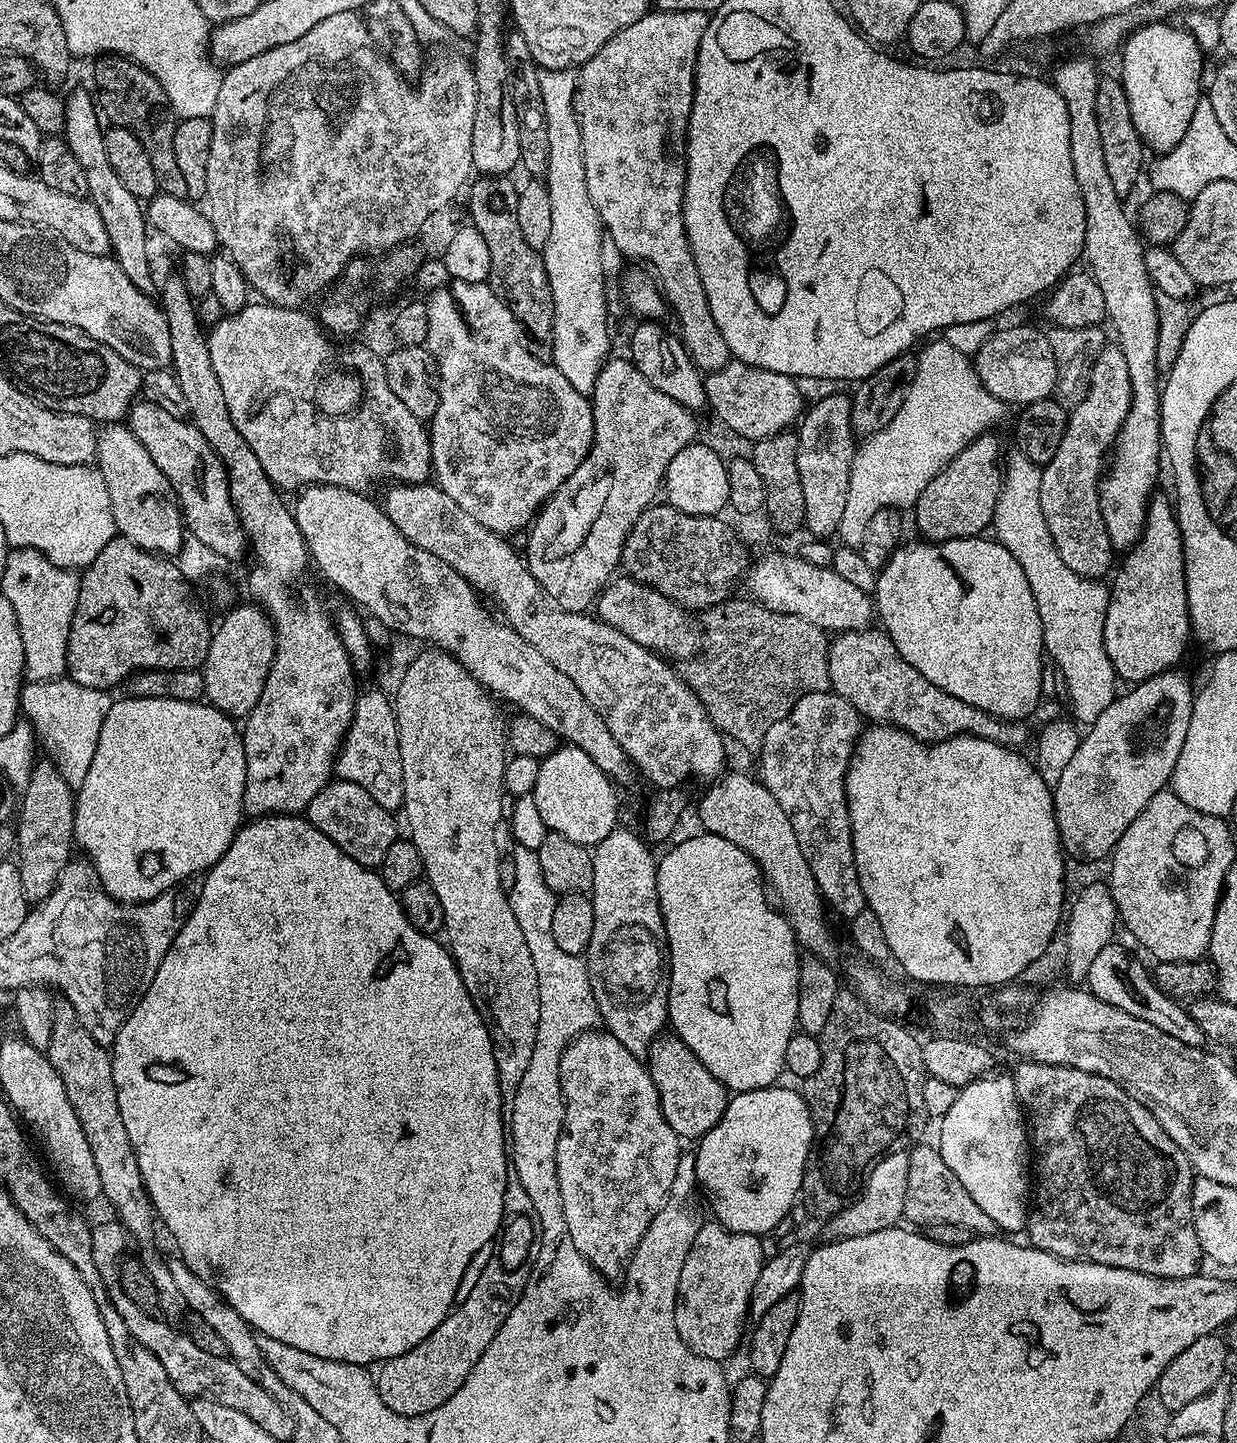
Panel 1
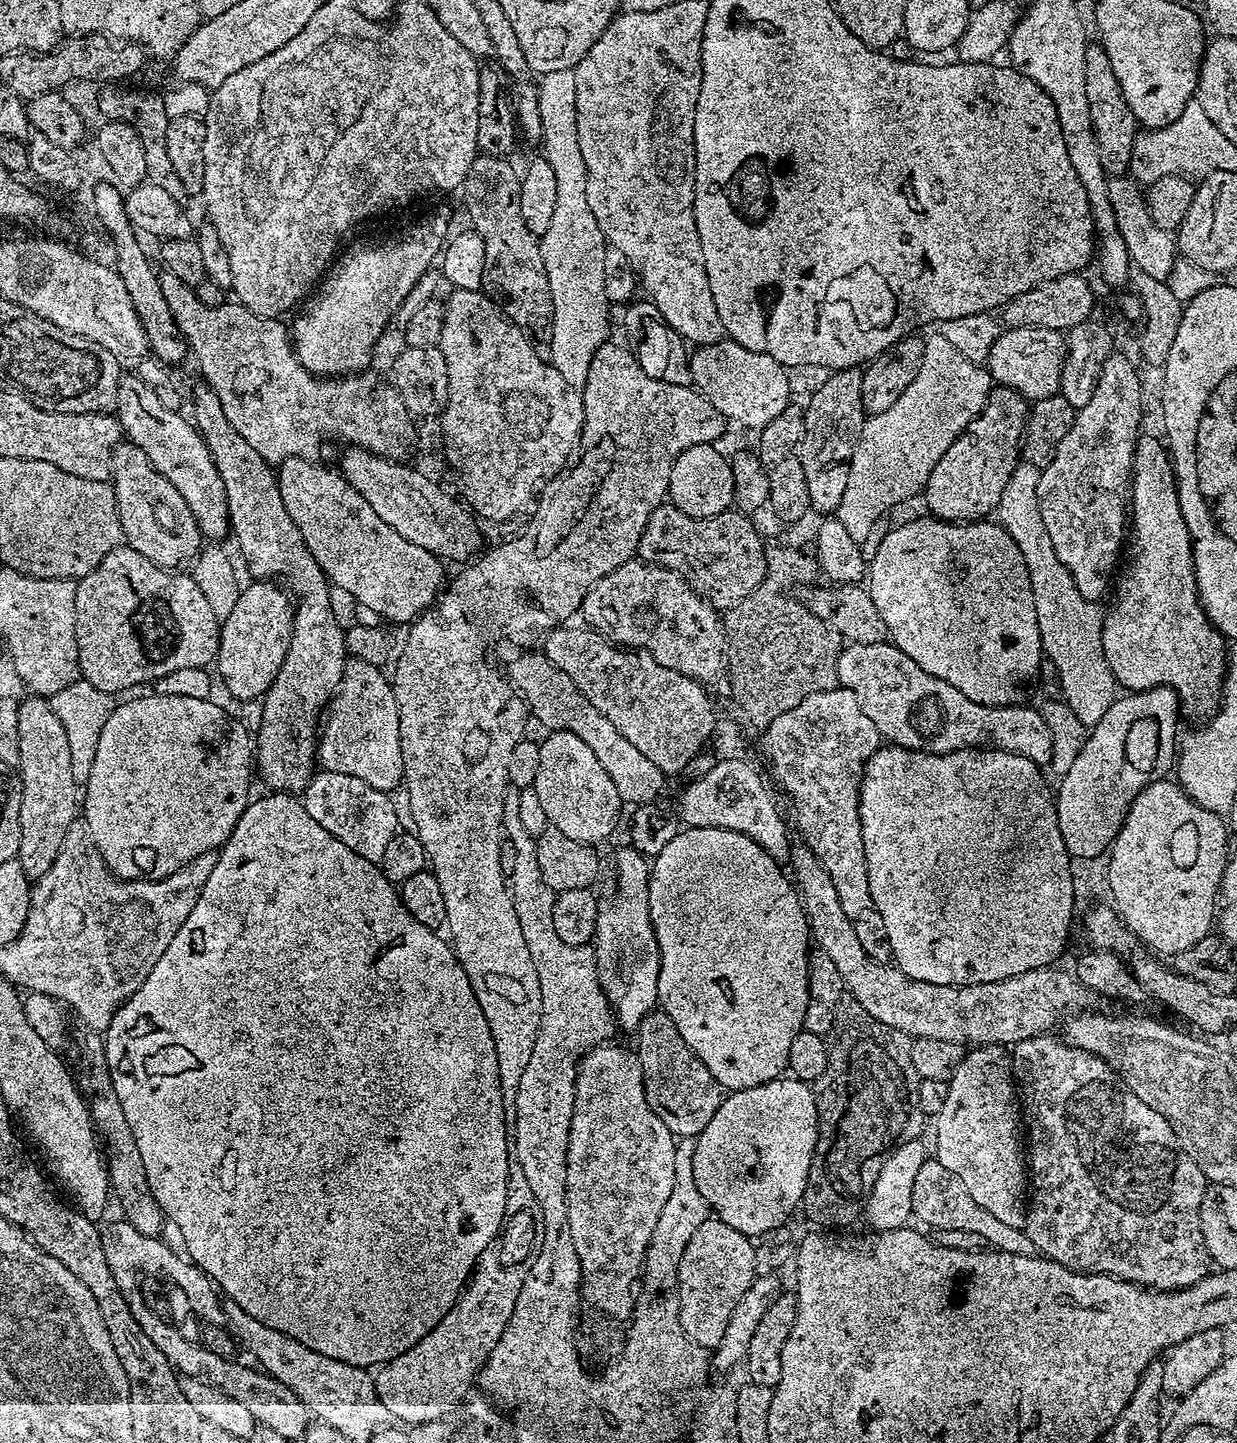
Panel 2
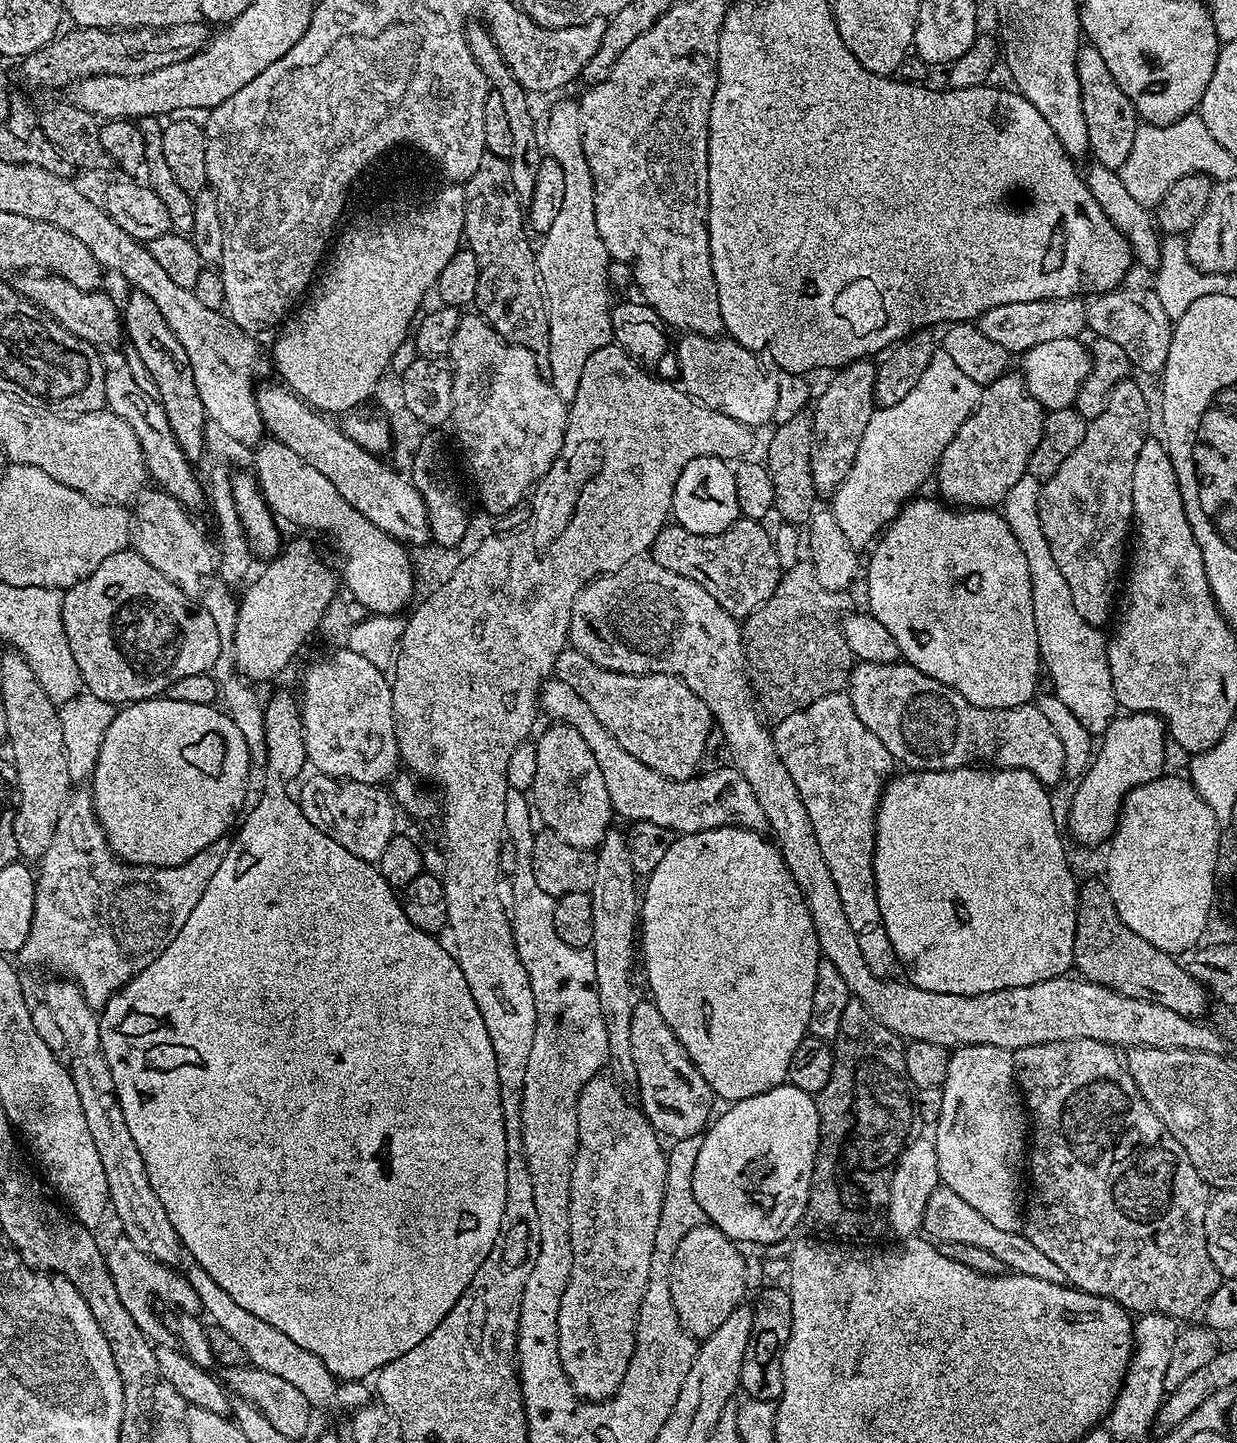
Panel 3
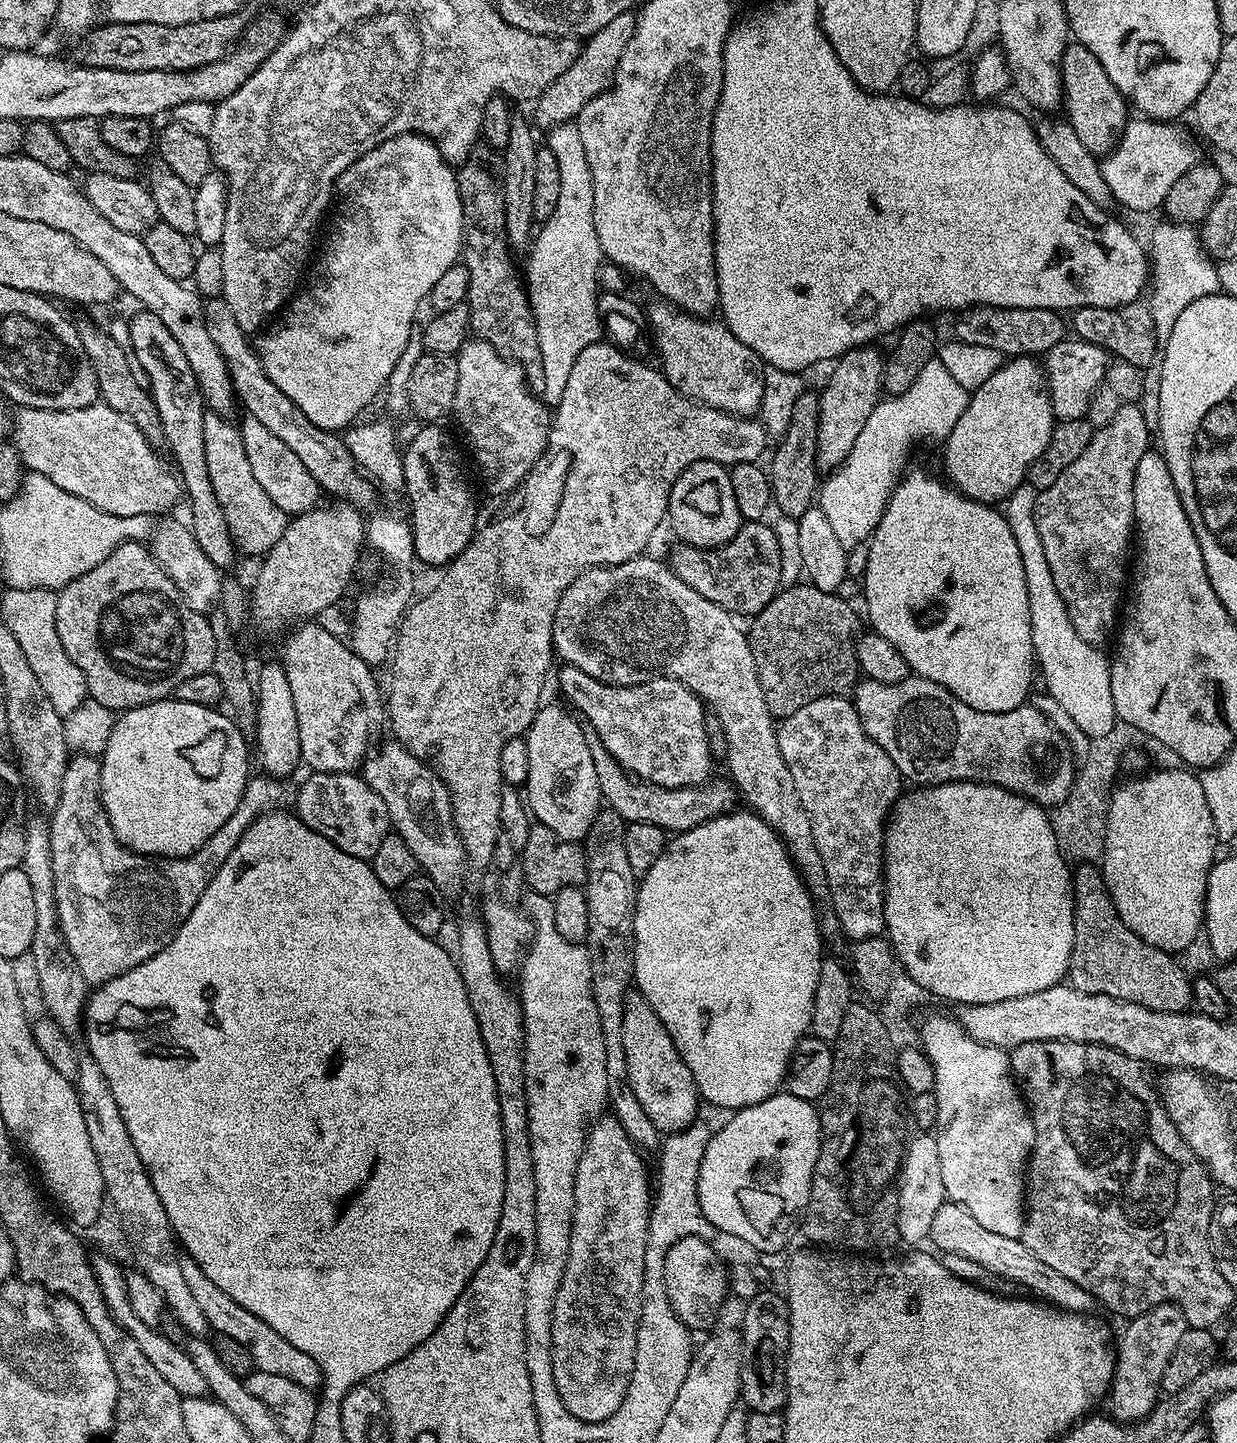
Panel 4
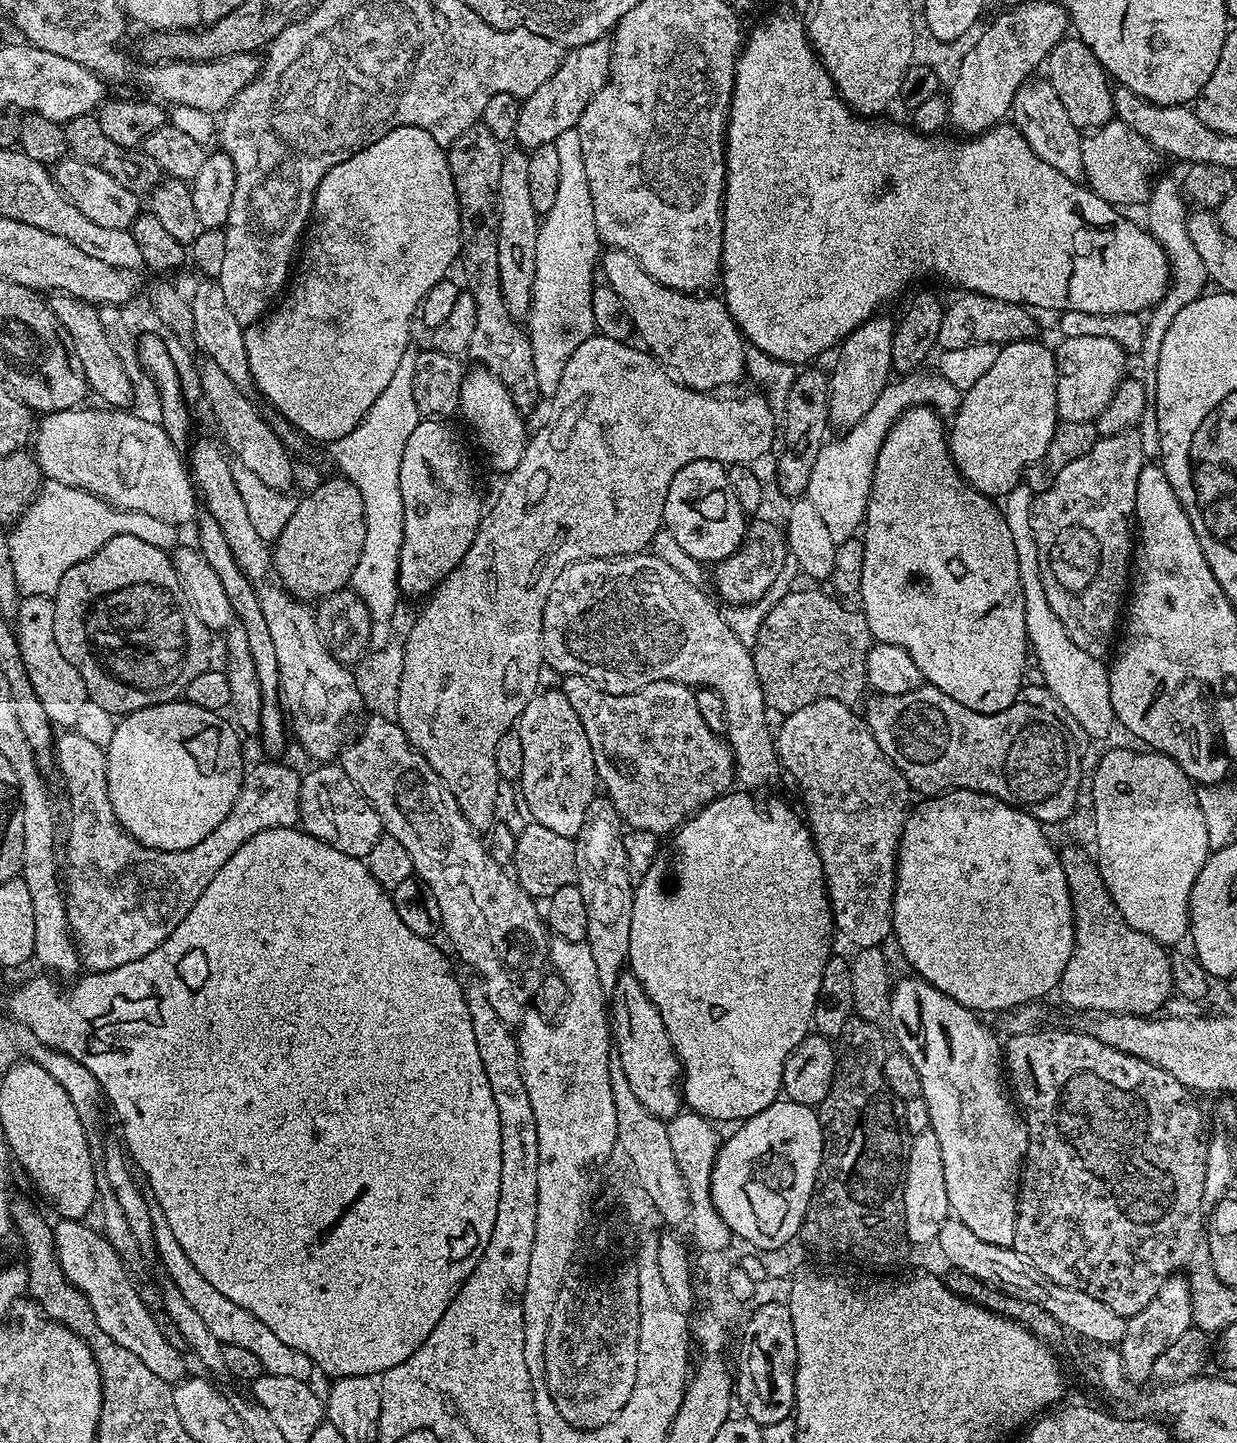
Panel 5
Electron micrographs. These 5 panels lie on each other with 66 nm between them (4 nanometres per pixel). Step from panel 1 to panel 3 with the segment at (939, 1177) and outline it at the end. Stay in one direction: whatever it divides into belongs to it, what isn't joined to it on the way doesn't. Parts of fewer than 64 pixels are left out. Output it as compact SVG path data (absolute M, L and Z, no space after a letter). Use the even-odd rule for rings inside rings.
M941 1186L935 1188L930 1194L930 1198L926 1202L922 1228L925 1233L929 1232L927 1235L933 1241L944 1240L945 1245L962 1244L965 1249L987 1254L997 1265L1005 1264L1008 1267L1005 1269L1011 1270L1017 1276L1049 1280L1055 1284L1065 1283L1066 1278L1062 1274L1062 1270L1058 1270L1058 1266L1054 1266L1054 1262L1050 1262L1050 1258L1046 1258L1046 1254L1042 1254L1042 1250L1038 1250L1038 1246L1031 1244L1027 1235L998 1230L998 1226L990 1226L990 1222L986 1222L986 1218L982 1218L982 1214L978 1214L978 1210L974 1210L974 1206L962 1202L962 1198L958 1198L958 1194L954 1194L954 1190L949 1188Z

